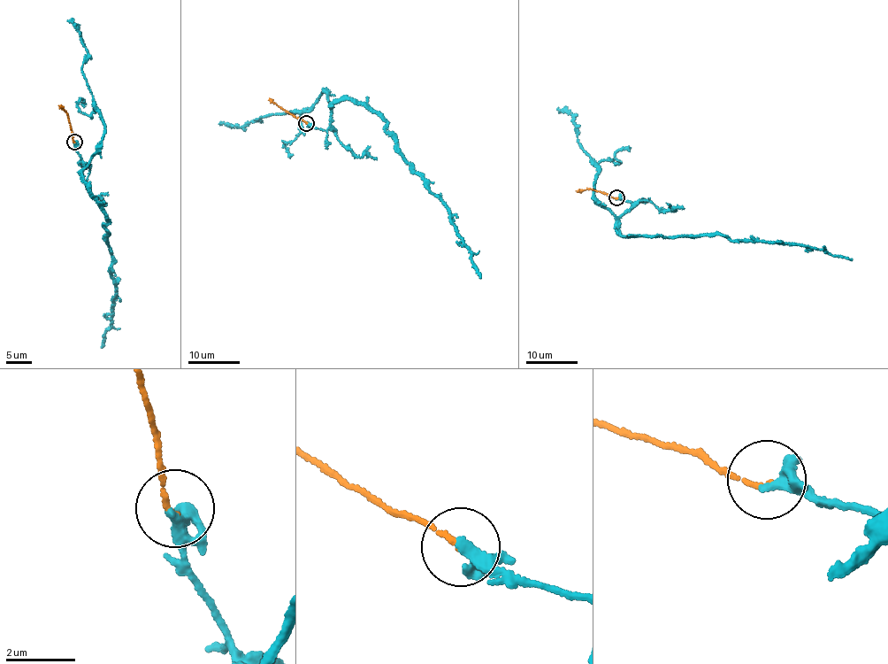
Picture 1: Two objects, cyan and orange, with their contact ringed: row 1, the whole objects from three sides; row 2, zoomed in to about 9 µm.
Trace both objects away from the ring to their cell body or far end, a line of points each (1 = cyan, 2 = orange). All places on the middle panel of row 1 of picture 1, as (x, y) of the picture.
1: (307, 124), (326, 130), (331, 105), (339, 101), (372, 109), (386, 123), (415, 173), (447, 210), (481, 278)
2: (305, 122), (268, 100)

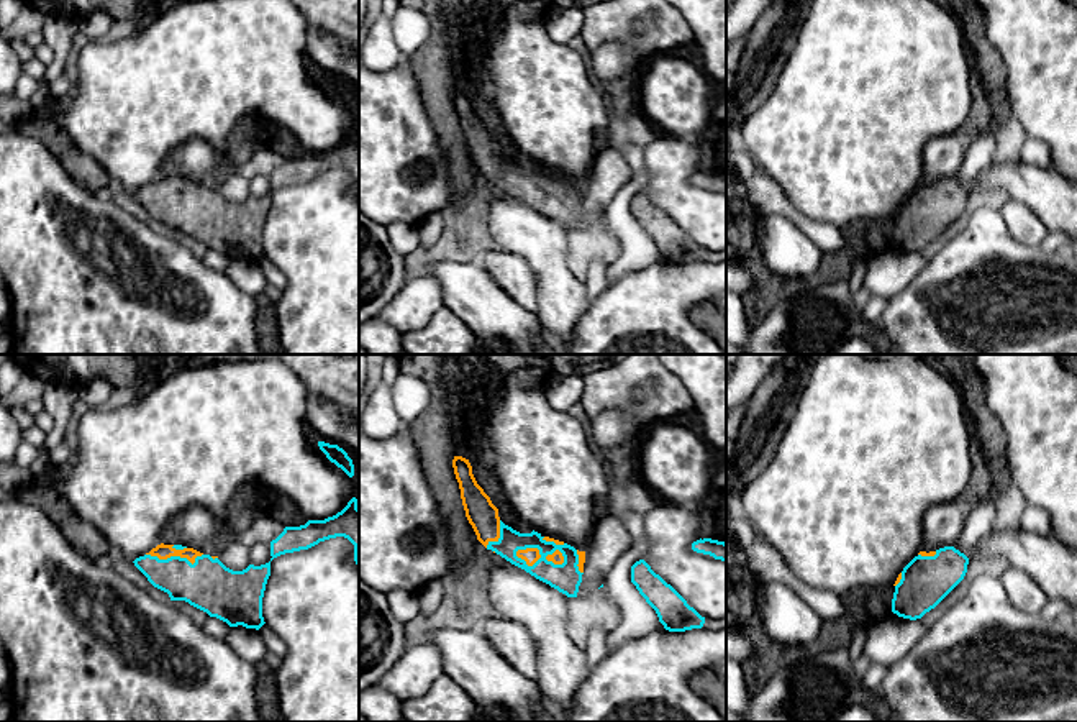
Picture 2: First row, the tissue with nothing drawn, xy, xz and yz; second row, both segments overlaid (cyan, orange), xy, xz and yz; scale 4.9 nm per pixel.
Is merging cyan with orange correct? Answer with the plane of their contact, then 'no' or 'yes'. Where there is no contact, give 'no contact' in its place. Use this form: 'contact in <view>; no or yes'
contact in xy; yes

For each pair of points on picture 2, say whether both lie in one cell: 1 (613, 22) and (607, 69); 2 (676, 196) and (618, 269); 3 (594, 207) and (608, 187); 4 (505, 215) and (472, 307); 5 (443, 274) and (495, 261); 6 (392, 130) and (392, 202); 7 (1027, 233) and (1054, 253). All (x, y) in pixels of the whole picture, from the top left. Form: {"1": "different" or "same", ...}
{"1": "different", "2": "different", "3": "same", "4": "different", "5": "different", "6": "same", "7": "different"}

